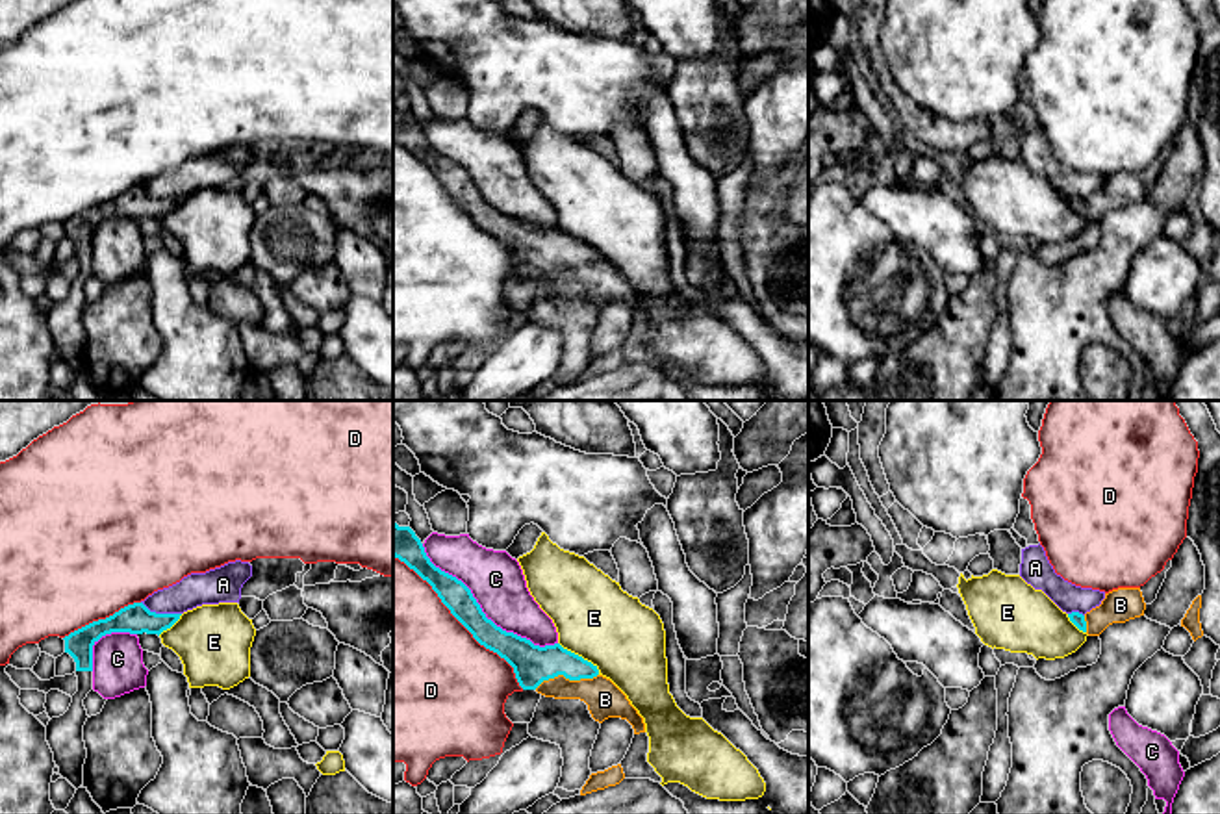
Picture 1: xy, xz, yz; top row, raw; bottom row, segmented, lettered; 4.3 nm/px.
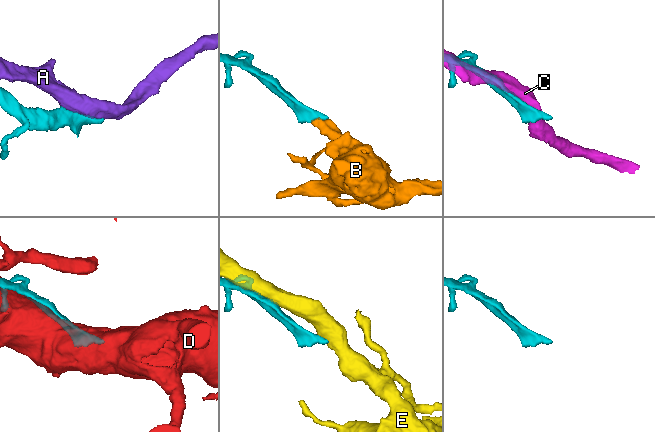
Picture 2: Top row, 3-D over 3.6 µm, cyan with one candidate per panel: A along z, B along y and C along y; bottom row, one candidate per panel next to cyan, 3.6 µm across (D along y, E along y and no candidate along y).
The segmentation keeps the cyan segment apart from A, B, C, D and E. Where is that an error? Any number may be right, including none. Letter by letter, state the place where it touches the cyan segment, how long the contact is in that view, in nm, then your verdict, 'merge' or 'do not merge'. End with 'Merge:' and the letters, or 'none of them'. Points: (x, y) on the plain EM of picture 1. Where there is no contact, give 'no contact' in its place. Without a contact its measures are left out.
A: xy (162, 199) | 190 nm | do not merge
B: xz (566, 262) | 280 nm | merge
C: xz (481, 195) | 750 nm | do not merge
D: xz (460, 206) | 800 nm | do not merge
E: xz (581, 241) | 240 nm | do not merge
Merge: B

